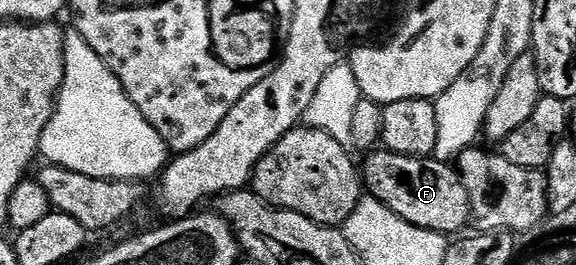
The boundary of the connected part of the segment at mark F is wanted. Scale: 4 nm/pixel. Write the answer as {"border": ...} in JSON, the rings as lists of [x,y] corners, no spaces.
{"border":[[[373,150],[367,153],[365,160],[368,161],[362,164],[362,184],[367,195],[394,210],[398,218],[426,230],[441,232],[449,238],[463,233],[464,227],[469,227],[472,211],[459,171],[452,169],[451,172],[448,164],[434,158],[407,156],[387,150]]]}

